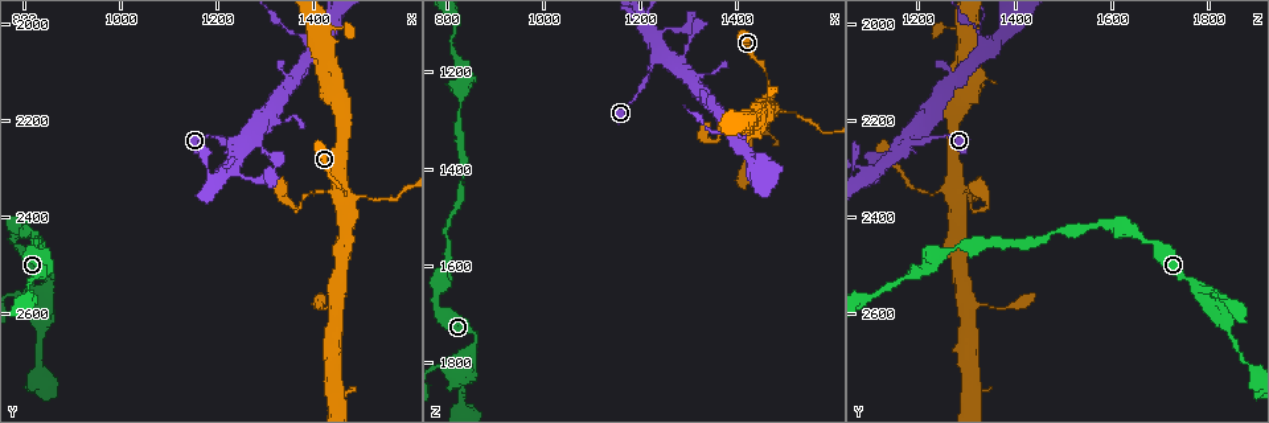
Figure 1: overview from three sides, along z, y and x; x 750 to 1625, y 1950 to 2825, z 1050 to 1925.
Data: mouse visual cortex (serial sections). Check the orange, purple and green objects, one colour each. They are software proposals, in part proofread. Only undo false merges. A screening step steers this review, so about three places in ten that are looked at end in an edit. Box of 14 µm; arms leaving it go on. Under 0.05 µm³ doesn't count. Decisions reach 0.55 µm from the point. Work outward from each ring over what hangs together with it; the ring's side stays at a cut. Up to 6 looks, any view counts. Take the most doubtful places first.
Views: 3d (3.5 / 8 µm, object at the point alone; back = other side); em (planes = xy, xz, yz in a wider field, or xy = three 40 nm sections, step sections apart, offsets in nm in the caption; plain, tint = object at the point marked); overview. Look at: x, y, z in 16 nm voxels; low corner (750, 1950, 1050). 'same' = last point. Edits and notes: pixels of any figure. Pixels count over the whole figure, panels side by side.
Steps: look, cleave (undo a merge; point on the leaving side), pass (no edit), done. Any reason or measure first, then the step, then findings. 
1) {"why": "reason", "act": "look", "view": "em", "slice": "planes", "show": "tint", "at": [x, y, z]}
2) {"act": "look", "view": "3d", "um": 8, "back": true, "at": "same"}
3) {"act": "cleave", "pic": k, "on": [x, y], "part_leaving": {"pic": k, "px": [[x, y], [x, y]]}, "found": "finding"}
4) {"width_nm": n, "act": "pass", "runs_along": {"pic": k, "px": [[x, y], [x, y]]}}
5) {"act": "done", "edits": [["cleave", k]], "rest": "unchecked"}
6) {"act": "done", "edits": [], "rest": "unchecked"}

{"why": "thick turns thin", "act": "look", "view": "3d", "um": 8, "at": [1515, 2360, 1280]}

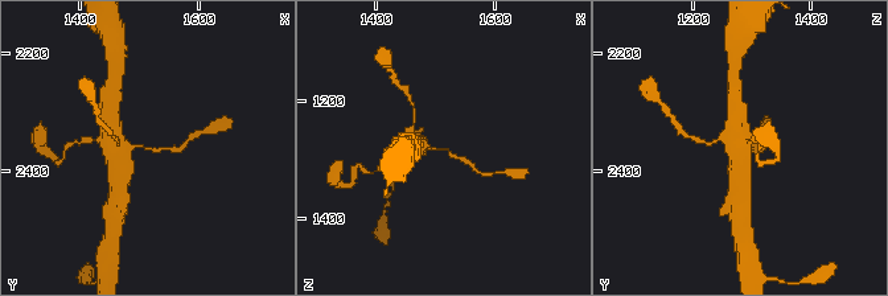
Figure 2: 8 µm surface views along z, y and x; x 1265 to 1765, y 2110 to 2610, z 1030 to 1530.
{"why": "closer look", "act": "look", "view": "3d", "um": 3.5, "at": [1515, 2360, 1290]}

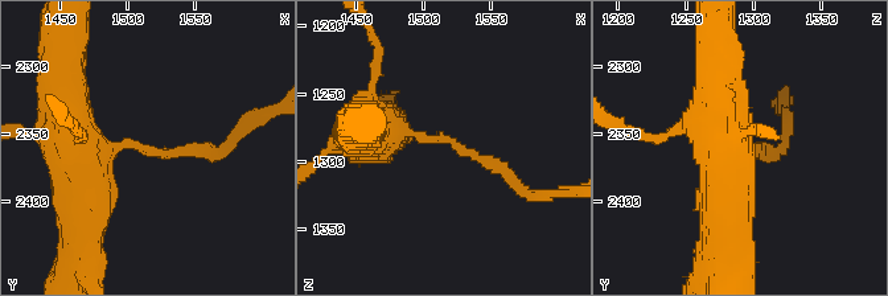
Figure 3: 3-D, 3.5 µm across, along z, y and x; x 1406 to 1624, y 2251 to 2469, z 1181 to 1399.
{"act": "pass", "runs_along": {"pic": 3, "px": [[369, 126], [445, 139], [514, 183]]}, "found": "one cell here"}

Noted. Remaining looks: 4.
{"why": "two arms in line, one across", "act": "look", "view": "3d", "um": 3.5, "back": true, "at": [1395, 2060, 1335]}

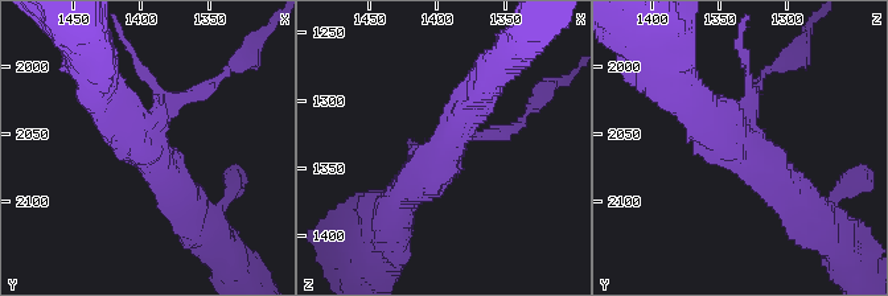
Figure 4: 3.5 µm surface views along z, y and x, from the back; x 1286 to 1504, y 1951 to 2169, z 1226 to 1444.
{"act": "look", "view": "em", "slice": "xy", "step": 3, "show": "tint", "at": [1398, 2058, 1338]}

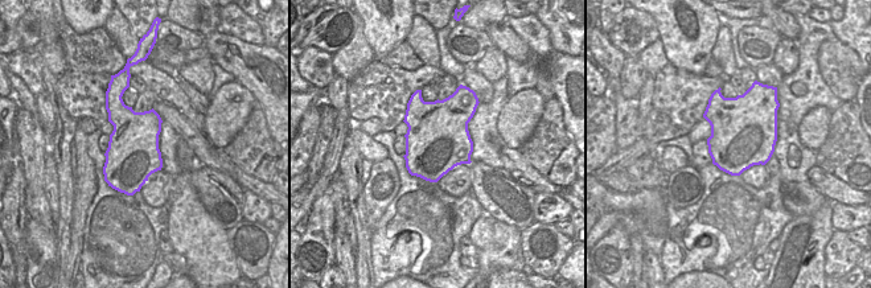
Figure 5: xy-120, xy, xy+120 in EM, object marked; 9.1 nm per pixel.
{"act": "cleave", "pic": 4, "on": [498, 132], "part_leaving": {"pic": 4, "px": [[161, 123], [173, 102], [247, 57]]}, "found": "two cells meet here"}

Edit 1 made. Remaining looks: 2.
{"act": "done", "edits": [["cleave", 4]], "rest": "unchecked"}

